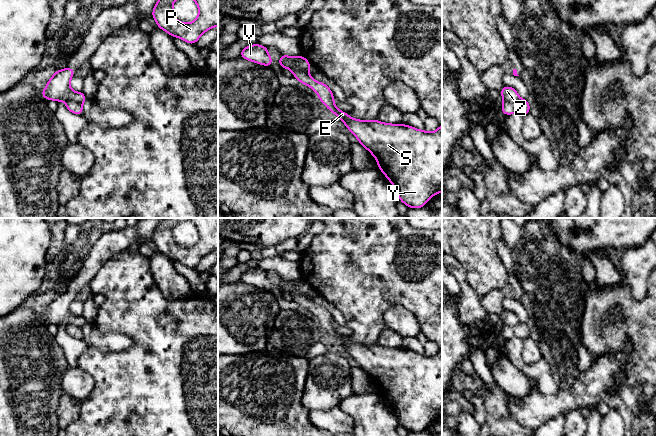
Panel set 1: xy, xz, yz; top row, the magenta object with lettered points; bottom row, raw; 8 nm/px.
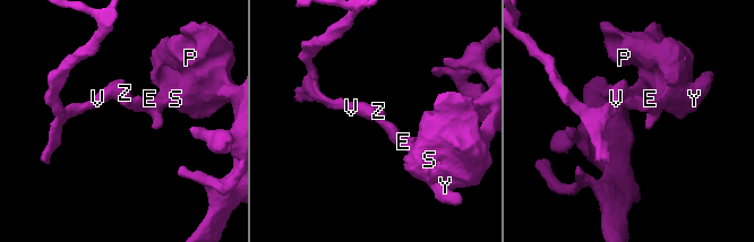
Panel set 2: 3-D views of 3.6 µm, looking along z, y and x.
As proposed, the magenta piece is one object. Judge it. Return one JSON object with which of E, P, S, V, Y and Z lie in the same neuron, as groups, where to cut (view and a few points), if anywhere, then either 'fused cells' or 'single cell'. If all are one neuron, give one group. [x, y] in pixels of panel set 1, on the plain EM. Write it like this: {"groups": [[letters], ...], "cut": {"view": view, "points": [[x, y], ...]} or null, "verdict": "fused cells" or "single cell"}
{"groups": [["E", "P", "S", "Y"], ["V", "Z"]], "cut": {"view": "xz", "points": [[290, 293], [298, 291], [307, 296]]}, "verdict": "fused cells"}

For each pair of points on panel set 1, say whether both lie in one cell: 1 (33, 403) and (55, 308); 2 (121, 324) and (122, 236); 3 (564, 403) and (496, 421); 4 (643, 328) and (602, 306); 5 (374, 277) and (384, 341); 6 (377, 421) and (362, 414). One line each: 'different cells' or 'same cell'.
1: different cells
2: different cells
3: different cells
4: same cell
5: different cells
6: same cell

